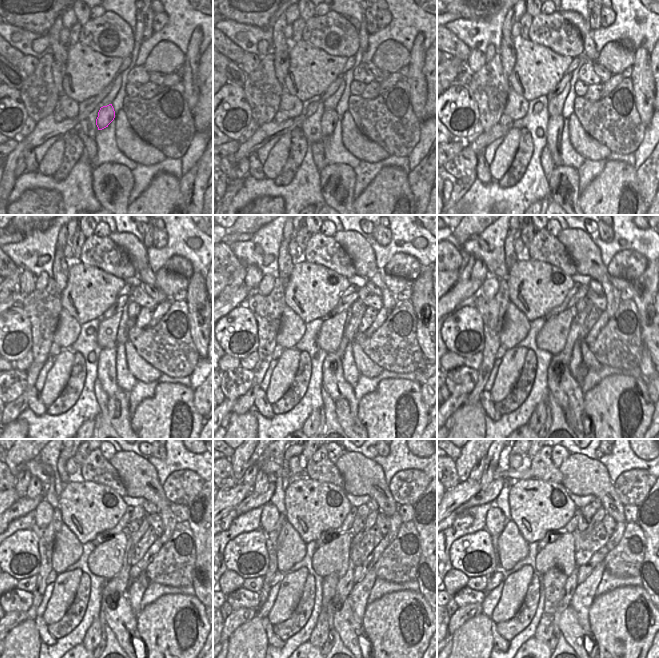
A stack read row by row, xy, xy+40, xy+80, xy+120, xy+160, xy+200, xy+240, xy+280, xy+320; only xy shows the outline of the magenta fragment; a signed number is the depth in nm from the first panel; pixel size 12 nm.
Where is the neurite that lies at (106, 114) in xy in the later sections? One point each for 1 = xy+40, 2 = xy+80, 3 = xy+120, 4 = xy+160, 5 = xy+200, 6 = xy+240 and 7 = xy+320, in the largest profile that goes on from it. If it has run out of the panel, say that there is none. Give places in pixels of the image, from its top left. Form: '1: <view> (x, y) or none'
1: xy+40 (329, 119)
2: xy+80 (555, 125)
3: xy+120 (107, 359)
4: xy+160 (338, 388)
5: xy+200 (564, 387)
6: xy+240 (115, 610)
7: xy+320 (573, 633)

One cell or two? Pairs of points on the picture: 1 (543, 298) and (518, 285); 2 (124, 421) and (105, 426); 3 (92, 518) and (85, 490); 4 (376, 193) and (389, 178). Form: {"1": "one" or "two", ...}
{"1": "one", "2": "two", "3": "one", "4": "one"}

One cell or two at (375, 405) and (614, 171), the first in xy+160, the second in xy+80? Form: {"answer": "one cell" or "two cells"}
{"answer": "one cell"}

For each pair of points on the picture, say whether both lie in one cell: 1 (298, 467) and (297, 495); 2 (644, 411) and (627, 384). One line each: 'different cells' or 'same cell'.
1: different cells
2: same cell

